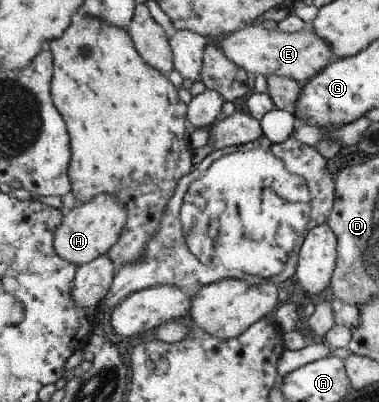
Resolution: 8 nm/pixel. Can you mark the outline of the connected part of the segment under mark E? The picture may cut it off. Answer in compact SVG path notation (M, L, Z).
M250 25L217 41L216 46L230 62L246 72L265 77L288 77L300 84L307 83L309 78L314 78L335 59L330 47L312 32L310 25L297 33L267 30L263 25Z

